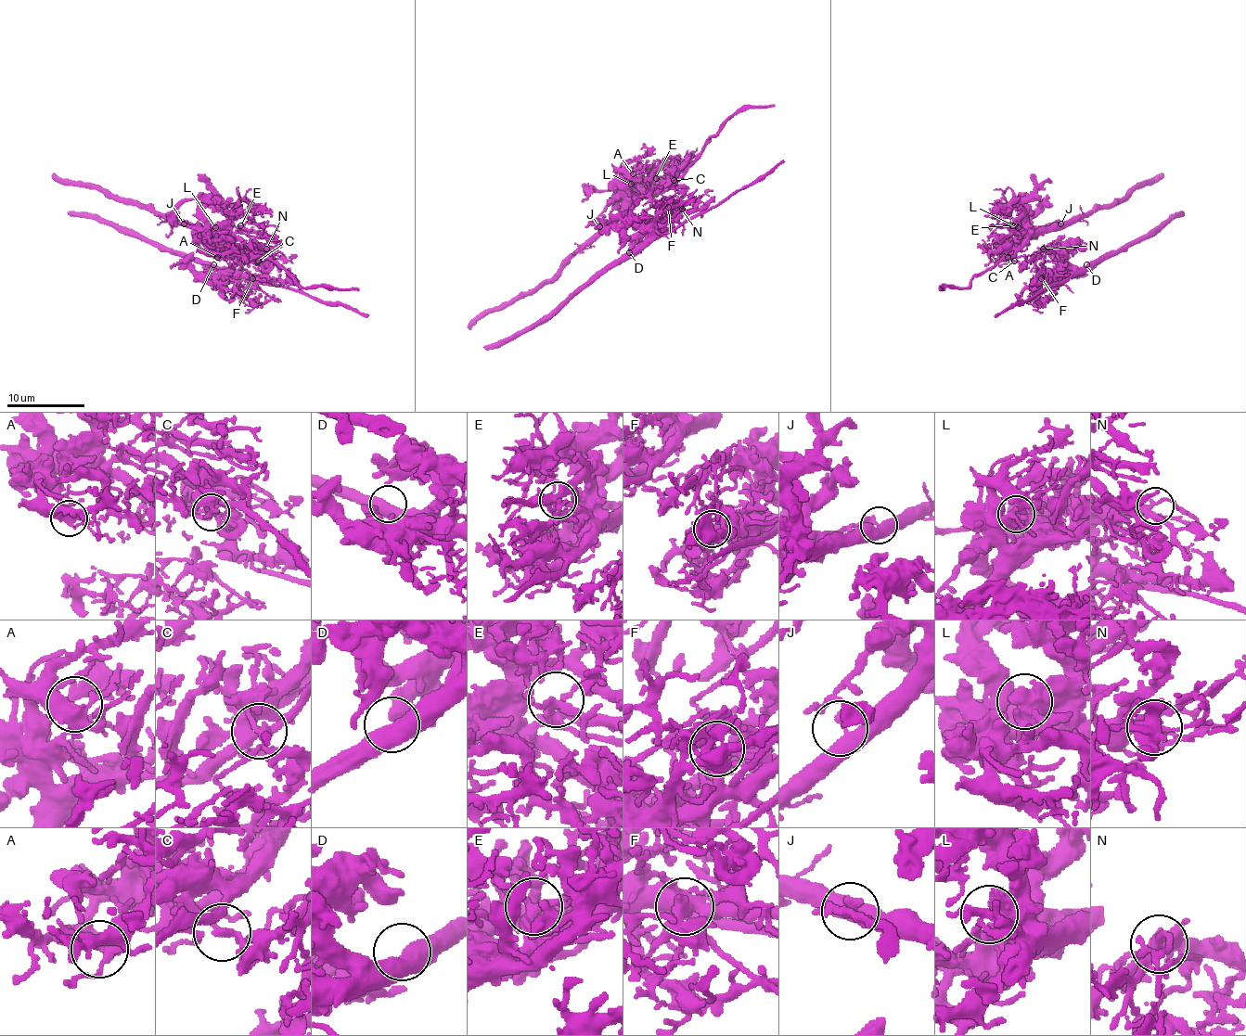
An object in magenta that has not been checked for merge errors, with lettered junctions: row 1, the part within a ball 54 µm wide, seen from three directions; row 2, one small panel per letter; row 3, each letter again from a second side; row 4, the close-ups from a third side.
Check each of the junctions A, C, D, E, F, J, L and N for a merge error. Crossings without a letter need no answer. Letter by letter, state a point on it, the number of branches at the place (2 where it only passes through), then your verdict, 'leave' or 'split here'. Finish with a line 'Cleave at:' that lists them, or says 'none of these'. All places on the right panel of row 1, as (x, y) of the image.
A: place (1008, 257); branches 5; leave
C: place (1014, 261); branches 5; split here
D: place (1086, 264); branches 2; leave
E: place (1012, 225); branches 2; leave
F: place (1041, 278); branches 2; leave
J: place (1060, 223); branches 3; leave
L: place (1018, 227); branches 3; leave
N: place (1043, 249); branches 3; leave
Cleave at: C

